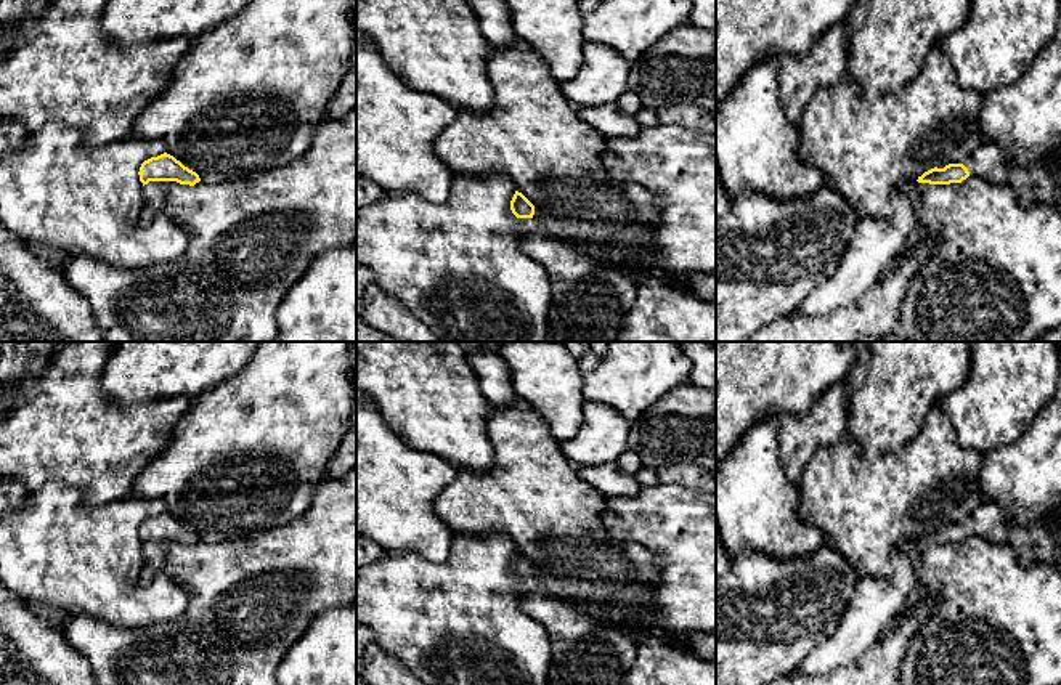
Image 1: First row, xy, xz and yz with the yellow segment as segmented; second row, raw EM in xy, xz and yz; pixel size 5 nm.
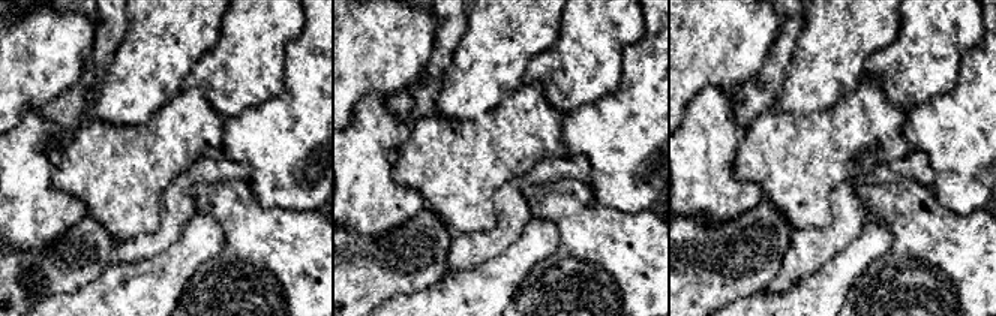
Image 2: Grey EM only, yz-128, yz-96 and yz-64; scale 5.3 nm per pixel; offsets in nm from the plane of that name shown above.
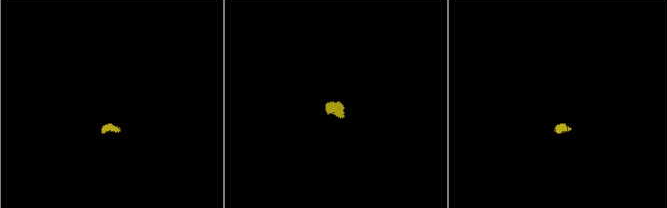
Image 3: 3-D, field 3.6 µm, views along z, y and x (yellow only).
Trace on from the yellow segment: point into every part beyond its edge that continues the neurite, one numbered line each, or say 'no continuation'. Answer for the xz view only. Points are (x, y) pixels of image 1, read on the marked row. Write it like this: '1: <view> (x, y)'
1: xz (591, 300)

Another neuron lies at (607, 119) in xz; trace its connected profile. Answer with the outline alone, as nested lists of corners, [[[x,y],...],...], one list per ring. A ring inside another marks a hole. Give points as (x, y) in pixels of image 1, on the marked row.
[[[618,103],[575,107],[576,114],[605,138],[636,138],[640,125],[634,116],[623,112]]]

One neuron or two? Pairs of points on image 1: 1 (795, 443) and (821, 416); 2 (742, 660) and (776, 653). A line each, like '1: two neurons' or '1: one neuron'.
1: one neuron
2: one neuron

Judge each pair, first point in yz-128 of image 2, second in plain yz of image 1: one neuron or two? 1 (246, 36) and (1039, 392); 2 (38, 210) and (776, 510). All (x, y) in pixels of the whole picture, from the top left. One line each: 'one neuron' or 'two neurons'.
1: one neuron
2: one neuron

